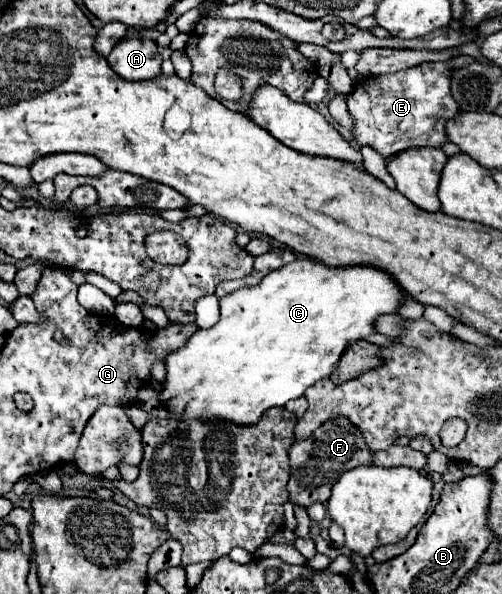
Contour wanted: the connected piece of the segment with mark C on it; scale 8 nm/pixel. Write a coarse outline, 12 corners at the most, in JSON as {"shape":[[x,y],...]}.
{"shape":[[312,258],[166,356],[172,420],[258,424],[404,292]]}

